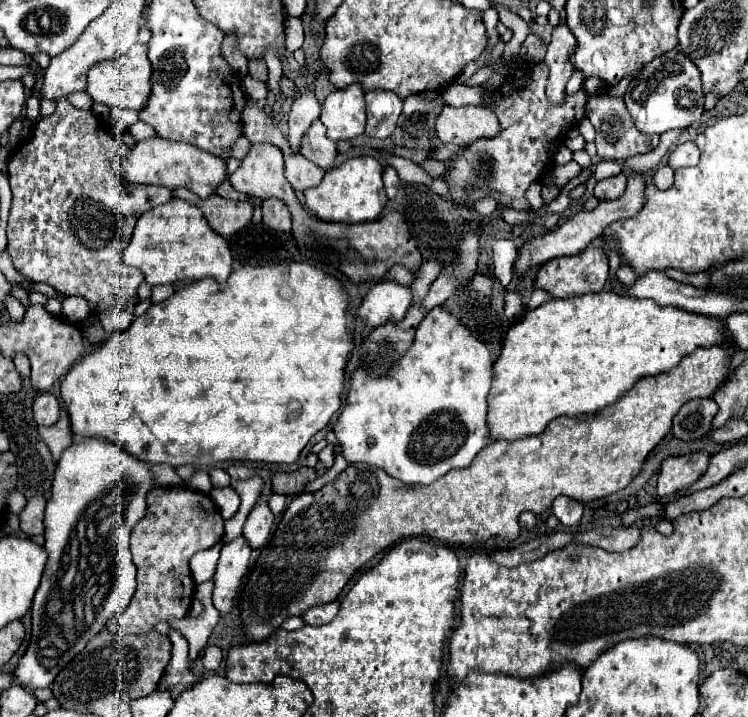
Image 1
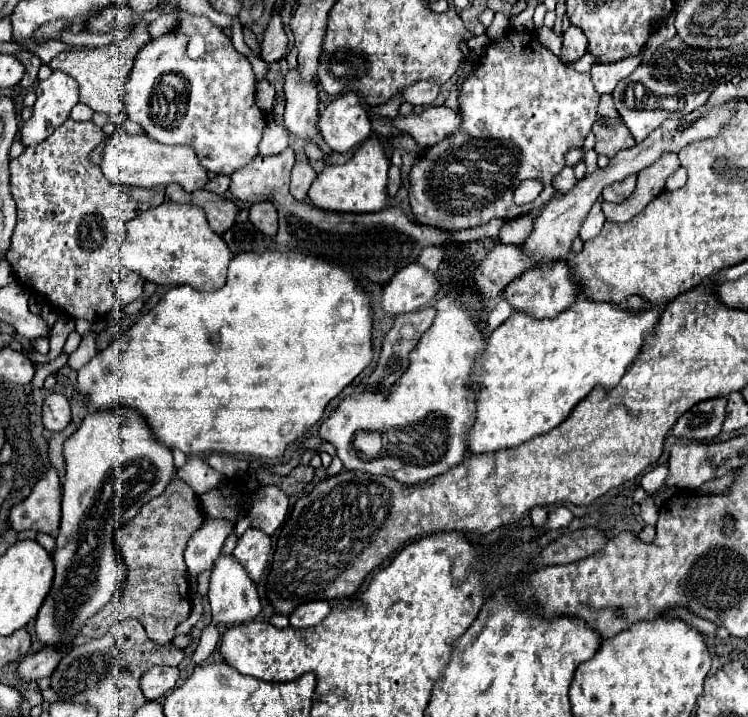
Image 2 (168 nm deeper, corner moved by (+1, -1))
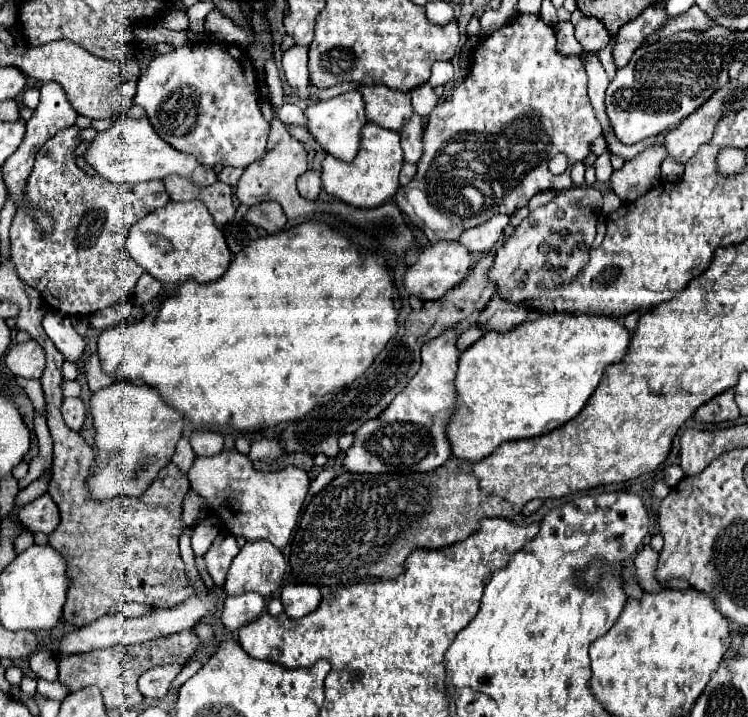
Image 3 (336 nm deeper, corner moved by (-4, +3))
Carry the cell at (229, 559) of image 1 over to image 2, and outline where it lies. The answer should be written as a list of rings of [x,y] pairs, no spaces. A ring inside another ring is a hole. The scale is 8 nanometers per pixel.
[[[220,555],[214,561],[214,571],[210,575],[210,591],[208,591],[210,607],[212,607],[212,623],[226,623],[226,625],[236,625],[244,623],[260,613],[260,599],[256,593],[254,581],[248,577],[246,569],[234,555]]]

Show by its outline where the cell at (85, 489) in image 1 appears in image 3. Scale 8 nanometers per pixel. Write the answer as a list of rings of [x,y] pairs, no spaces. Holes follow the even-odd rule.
[[[117,381],[91,397],[91,413],[95,423],[95,447],[97,447],[97,461],[91,467],[91,475],[87,477],[87,485],[91,487],[91,495],[101,499],[111,499],[115,495],[131,495],[139,497],[149,483],[157,477],[157,473],[171,463],[171,457],[175,453],[175,445],[181,439],[183,431],[183,415],[171,405],[165,403],[165,399],[155,391],[155,387],[139,385],[133,381]]]

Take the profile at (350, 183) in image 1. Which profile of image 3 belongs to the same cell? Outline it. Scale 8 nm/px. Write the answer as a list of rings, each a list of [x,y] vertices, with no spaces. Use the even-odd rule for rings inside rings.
[[[367,123],[361,129],[361,147],[351,163],[343,163],[331,155],[323,161],[323,189],[353,207],[377,207],[391,199],[399,189],[399,171],[403,165],[403,151],[399,133]]]

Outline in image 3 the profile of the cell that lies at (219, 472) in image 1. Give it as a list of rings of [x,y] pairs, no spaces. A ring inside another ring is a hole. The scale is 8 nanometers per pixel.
[[[225,447],[213,457],[195,457],[187,477],[191,489],[207,501],[211,513],[223,521],[233,537],[243,537],[245,541],[269,541],[281,551],[291,539],[309,487],[309,475],[299,467],[257,471],[247,455]]]

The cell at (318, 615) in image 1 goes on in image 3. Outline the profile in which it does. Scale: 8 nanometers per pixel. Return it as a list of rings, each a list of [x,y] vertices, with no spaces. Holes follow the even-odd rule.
[[[285,583],[281,589],[281,603],[289,617],[303,617],[311,611],[315,611],[315,605],[319,605],[321,593],[315,585],[309,583]]]

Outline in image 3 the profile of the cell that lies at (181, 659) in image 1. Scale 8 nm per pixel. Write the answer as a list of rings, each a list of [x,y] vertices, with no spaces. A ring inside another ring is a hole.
[[[163,665],[163,667],[153,667],[151,671],[145,671],[139,679],[139,691],[143,697],[149,699],[161,699],[167,695],[171,681],[181,673],[179,665]]]

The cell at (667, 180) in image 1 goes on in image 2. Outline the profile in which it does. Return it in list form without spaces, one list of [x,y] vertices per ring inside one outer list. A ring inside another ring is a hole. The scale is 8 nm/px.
[[[680,167],[678,171],[674,171],[666,179],[666,189],[678,189],[678,187],[682,187],[682,183],[686,183],[686,169],[684,167]]]

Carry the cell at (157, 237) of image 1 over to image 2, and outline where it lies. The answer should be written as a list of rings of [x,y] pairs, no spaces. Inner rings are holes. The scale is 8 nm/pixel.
[[[164,201],[162,205],[148,209],[136,219],[132,219],[128,223],[128,237],[122,243],[120,255],[124,259],[124,265],[130,271],[140,273],[146,281],[152,281],[158,285],[170,285],[170,287],[190,285],[196,291],[218,291],[226,283],[226,267],[232,257],[226,241],[210,229],[202,209],[194,205],[178,205],[174,201]]]

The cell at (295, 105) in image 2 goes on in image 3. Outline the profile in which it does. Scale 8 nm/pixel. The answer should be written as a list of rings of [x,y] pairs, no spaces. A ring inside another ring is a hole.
[[[293,45],[283,53],[283,71],[287,77],[289,87],[301,99],[309,97],[311,83],[309,83],[309,67],[307,67],[307,47]]]

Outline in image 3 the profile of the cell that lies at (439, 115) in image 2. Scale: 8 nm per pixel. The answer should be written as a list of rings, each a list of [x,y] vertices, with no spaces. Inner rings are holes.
[[[359,85],[357,91],[365,99],[365,117],[371,123],[381,127],[401,131],[403,123],[413,115],[411,93],[391,91],[389,87],[377,85]]]

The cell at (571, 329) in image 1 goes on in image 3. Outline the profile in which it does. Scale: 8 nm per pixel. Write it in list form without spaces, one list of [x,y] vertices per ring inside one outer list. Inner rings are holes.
[[[569,313],[539,315],[507,333],[493,331],[481,337],[459,357],[459,371],[453,383],[457,407],[445,429],[453,457],[481,461],[505,441],[545,435],[571,421],[595,391],[605,367],[625,357],[629,339],[629,331],[617,319]]]

